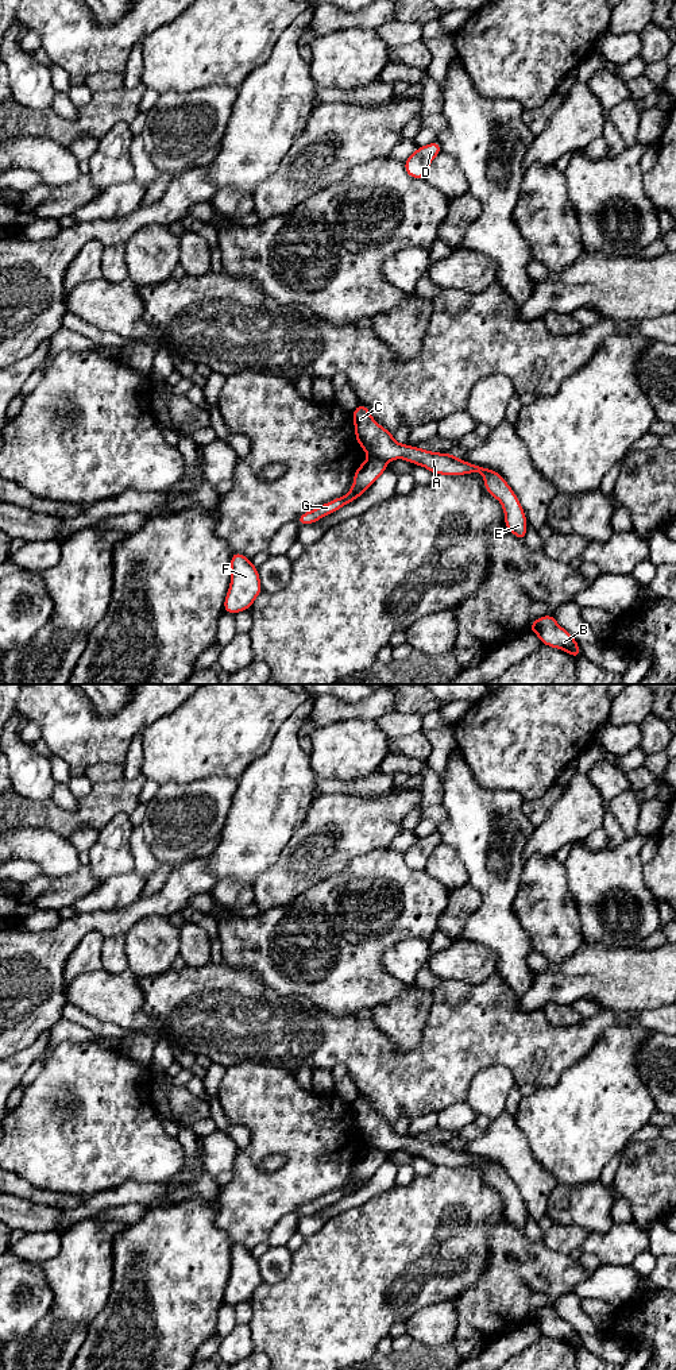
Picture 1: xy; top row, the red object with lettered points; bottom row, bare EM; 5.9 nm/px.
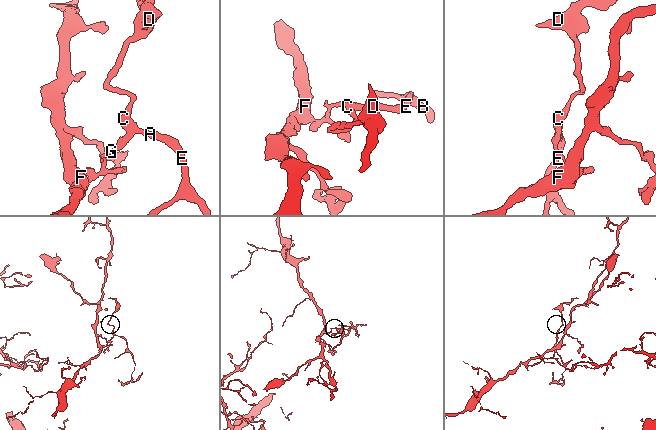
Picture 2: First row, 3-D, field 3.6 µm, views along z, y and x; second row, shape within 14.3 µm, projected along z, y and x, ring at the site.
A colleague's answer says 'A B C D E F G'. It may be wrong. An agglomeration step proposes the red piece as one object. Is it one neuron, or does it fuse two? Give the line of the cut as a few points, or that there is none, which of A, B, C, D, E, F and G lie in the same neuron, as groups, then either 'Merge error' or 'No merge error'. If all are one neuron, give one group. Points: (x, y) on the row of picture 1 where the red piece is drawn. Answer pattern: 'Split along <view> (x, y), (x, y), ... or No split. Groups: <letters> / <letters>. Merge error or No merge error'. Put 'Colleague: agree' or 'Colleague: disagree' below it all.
Split along xy (369, 456), (377, 456), (386, 462). Groups: A B C D E / F G. Merge error
Colleague: disagree

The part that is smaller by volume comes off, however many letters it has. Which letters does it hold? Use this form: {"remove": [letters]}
{"remove": ["A", "B", "C", "D", "E"]}

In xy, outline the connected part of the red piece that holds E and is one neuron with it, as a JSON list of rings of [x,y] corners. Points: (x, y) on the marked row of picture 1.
[[[359,404],[352,412],[355,437],[368,458],[386,462],[403,459],[412,464],[428,468],[433,475],[467,475],[476,471],[483,474],[486,491],[497,498],[503,508],[505,526],[521,541],[525,541],[528,521],[521,502],[506,479],[497,471],[480,464],[467,463],[453,454],[430,452],[420,447],[399,444],[393,433],[379,425],[368,408]]]

